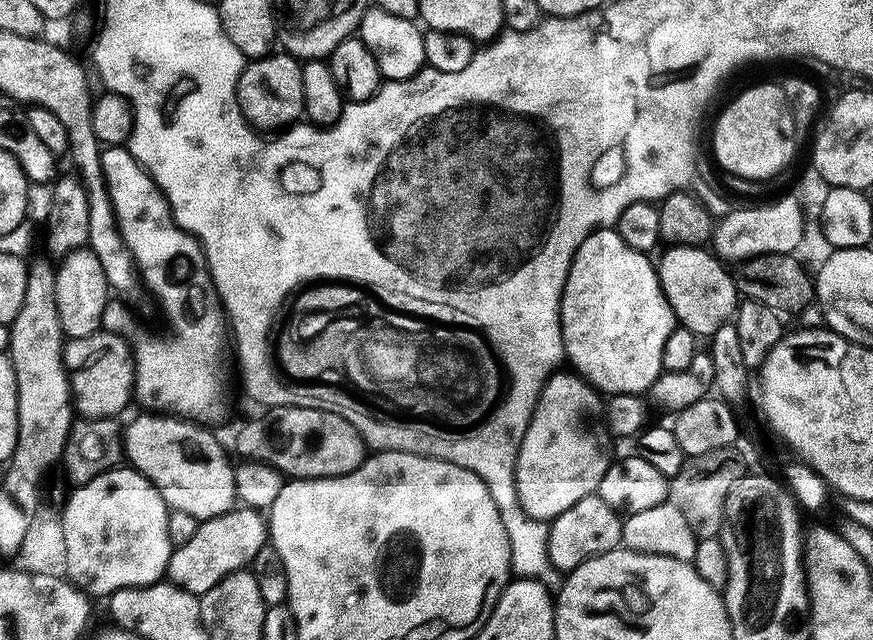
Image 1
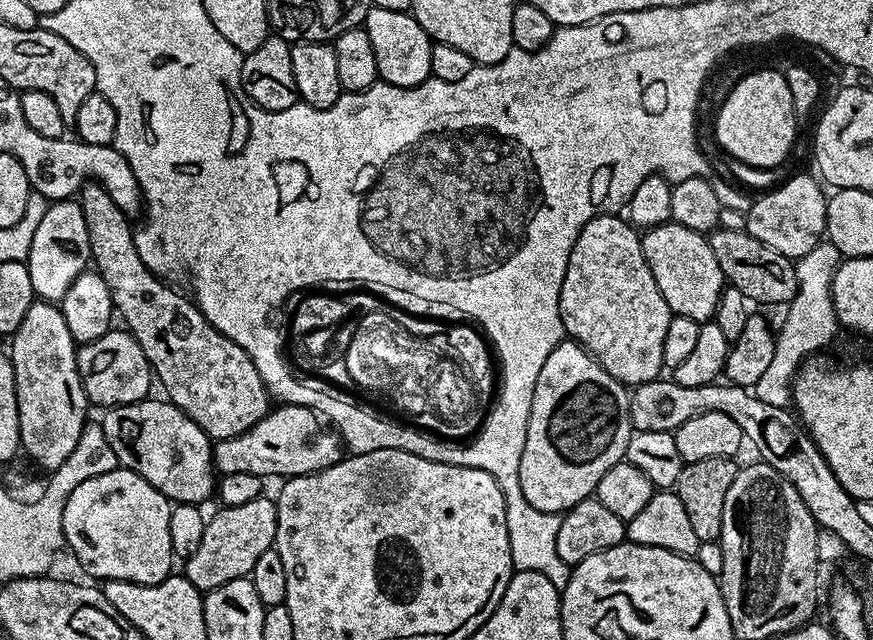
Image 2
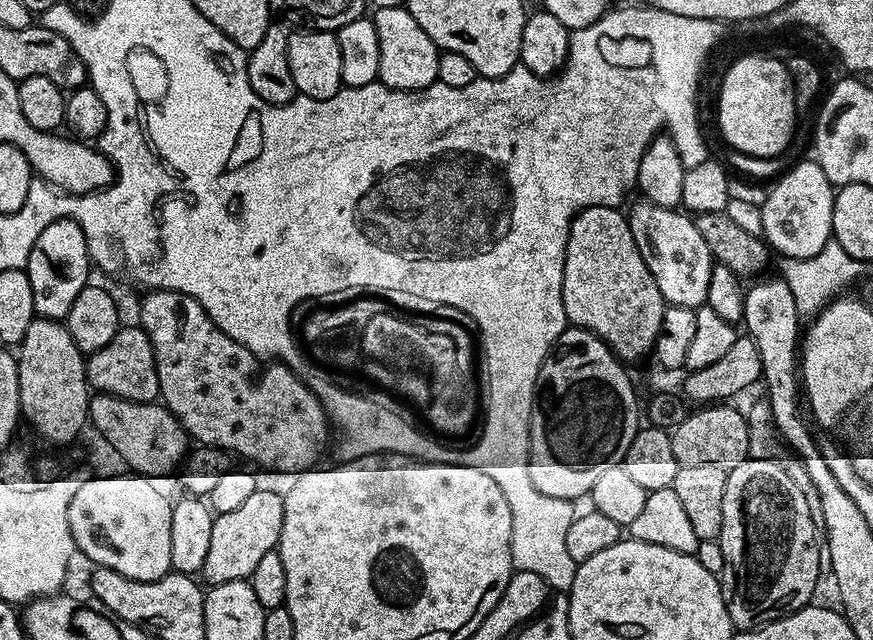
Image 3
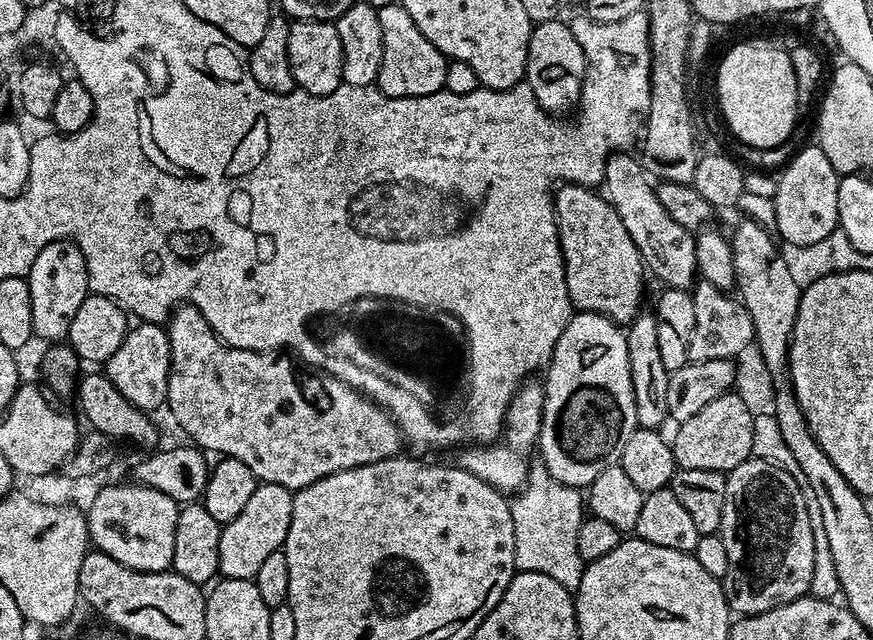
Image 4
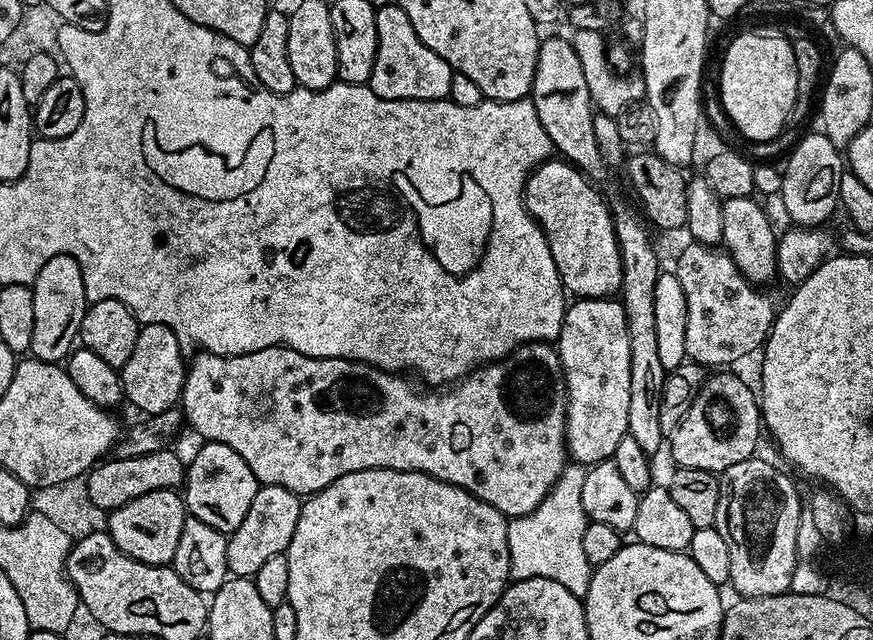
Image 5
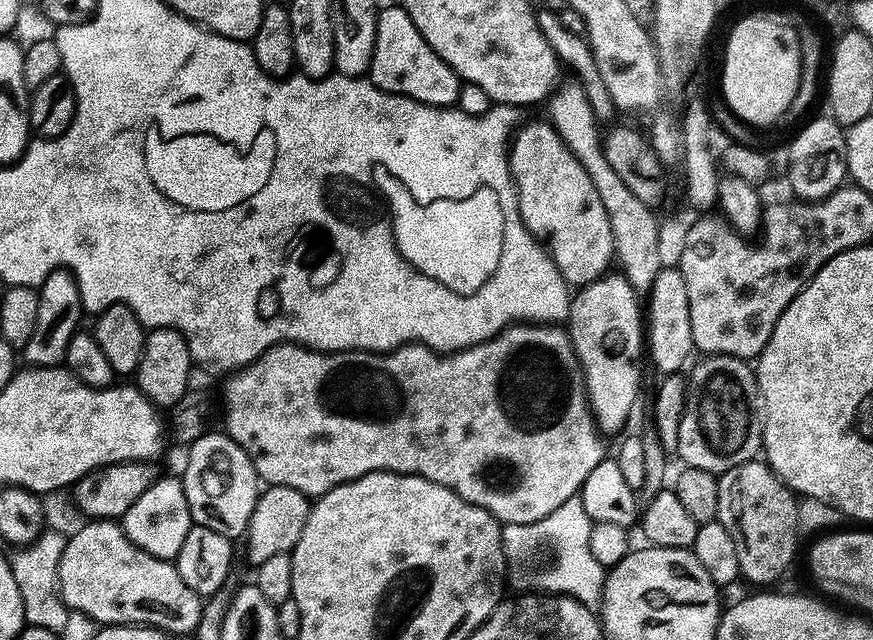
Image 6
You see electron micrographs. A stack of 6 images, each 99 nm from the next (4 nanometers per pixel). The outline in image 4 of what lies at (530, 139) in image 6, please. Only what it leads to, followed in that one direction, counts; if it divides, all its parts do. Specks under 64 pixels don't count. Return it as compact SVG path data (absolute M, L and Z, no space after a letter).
M564 182L555 189L556 225L560 231L560 249L564 255L566 290L572 299L573 309L582 312L597 312L621 326L627 326L640 315L644 300L644 276L646 269L634 238L622 226L622 218L599 191L583 184Z

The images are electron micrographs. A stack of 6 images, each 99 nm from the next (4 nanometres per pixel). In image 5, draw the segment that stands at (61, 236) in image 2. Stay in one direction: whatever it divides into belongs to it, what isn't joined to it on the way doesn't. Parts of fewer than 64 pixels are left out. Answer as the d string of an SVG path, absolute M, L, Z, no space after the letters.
M58 254L38 270L35 282L30 286L34 294L34 338L31 355L47 364L63 361L77 343L82 318L90 301L86 298L86 286L82 282L82 270L74 258Z

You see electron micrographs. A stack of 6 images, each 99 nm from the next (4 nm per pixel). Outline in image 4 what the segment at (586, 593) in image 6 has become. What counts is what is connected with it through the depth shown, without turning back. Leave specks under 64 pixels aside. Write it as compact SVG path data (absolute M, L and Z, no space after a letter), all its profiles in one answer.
M537 472L537 476L529 475L528 483L511 501L516 567L521 572L550 574L554 582L575 590L582 582L586 563L578 554L578 526L586 519L586 500L581 489L565 488L550 473Z

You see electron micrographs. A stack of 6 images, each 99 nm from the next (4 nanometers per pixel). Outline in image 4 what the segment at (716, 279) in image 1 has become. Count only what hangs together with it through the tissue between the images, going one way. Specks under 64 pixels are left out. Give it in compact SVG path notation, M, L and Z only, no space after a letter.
M631 151L613 152L608 157L604 167L602 192L608 203L614 206L618 218L622 218L622 226L626 226L630 238L634 238L634 246L638 246L645 269L651 275L653 272L661 280L661 285L669 288L691 289L698 280L695 235L689 229L683 228L678 222L674 222L674 218L670 218L670 214L666 214L666 206L662 206L662 202L658 202L658 194L647 170Z

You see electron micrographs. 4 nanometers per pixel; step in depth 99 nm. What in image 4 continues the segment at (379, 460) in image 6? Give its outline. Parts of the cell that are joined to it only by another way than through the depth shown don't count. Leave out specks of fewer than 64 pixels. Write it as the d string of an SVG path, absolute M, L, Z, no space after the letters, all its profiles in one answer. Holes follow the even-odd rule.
M193 304L179 305L169 315L166 327L170 340L170 362L172 363L170 366L170 378L168 379L166 408L167 411L172 411L172 416L176 419L177 426L189 436L187 439L205 453L213 454L212 452L217 452L215 454L217 457L246 462L246 466L250 466L250 470L256 475L257 481L265 484L277 484L289 490L305 488L335 472L350 470L358 466L366 466L379 460L389 460L392 456L401 455L402 448L400 448L400 444L402 445L402 433L400 425L392 419L391 415L381 405L376 403L371 395L365 394L353 388L352 385L344 383L337 376L320 375L312 370L299 372L296 369L297 361L291 355L281 354L276 350L255 352L245 348L229 348L216 335L216 331L212 329L210 322L206 322L206 318L202 318L202 314ZM525 382L517 388L516 393L512 395L512 400L508 404L508 415L504 418L505 429L502 438L487 446L468 446L458 460L459 467L465 468L470 474L474 474L478 478L482 478L482 482L486 482L490 486L494 486L500 492L505 494L515 494L528 483L530 469L528 469L528 460L524 455L528 451L537 447L540 438L540 415L542 414L542 406L544 405L544 386L543 383Z

